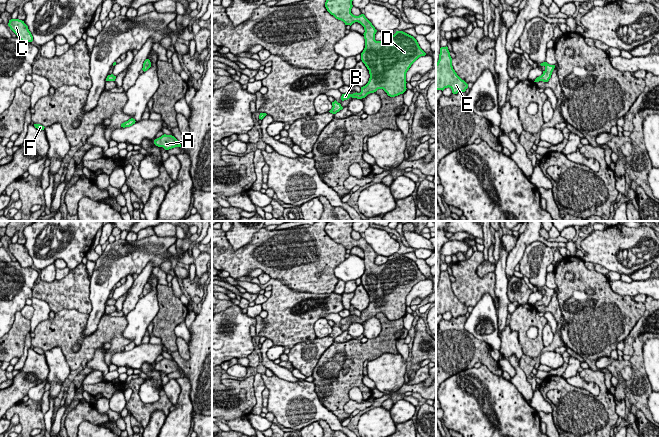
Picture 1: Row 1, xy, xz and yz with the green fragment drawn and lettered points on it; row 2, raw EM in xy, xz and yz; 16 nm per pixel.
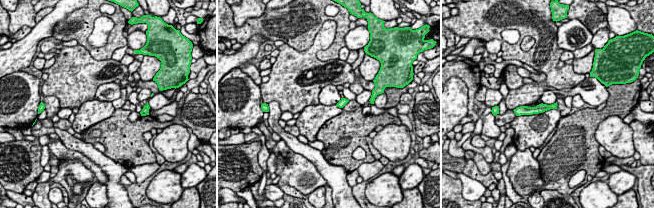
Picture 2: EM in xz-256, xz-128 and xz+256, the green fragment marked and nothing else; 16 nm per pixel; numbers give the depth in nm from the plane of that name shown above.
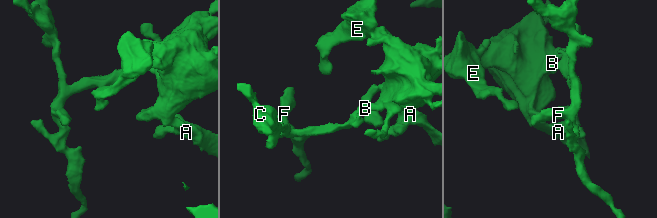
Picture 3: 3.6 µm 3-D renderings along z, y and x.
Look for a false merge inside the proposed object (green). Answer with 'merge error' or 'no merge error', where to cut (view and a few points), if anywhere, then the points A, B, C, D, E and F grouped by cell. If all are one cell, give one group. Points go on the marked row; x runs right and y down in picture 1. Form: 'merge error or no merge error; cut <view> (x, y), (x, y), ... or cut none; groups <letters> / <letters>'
no merge error; cut none; groups A B C D E F

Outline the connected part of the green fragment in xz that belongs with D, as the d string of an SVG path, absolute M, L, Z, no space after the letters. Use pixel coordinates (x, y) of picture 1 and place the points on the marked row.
M326 0L327 11L345 25L355 22L364 27L365 48L361 60L369 70L368 83L361 87L360 93L342 94L341 100L350 97L362 99L368 94L383 89L388 96L395 97L406 91L406 73L411 65L426 53L420 48L417 40L403 32L396 31L382 41L375 40L377 30L364 14L355 16L351 13L353 0Z

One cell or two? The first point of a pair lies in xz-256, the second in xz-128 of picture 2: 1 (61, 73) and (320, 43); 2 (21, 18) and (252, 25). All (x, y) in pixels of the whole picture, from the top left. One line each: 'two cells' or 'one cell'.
1: one cell
2: two cells

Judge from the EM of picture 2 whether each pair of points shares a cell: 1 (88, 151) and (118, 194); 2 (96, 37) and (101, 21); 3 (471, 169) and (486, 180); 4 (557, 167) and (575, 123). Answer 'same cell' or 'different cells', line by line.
1: same cell
2: same cell
3: same cell
4: same cell

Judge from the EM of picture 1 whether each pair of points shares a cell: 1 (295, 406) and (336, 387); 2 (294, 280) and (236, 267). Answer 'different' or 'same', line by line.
1: different
2: same

